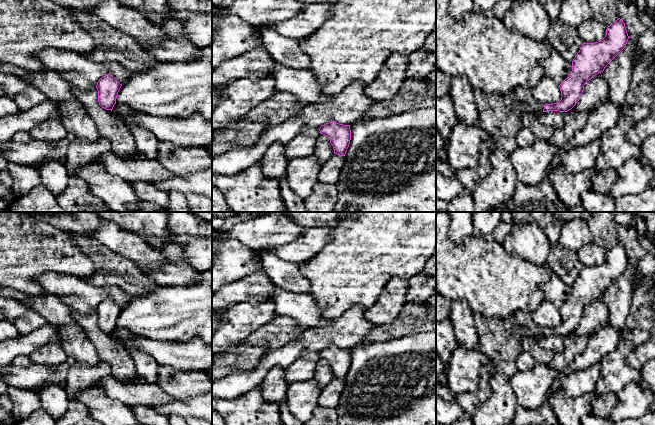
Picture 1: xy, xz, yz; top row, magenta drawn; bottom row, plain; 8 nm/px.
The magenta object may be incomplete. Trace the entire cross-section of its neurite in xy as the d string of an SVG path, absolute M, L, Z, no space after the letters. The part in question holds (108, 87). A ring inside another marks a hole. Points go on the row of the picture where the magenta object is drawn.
M107 74L100 78L96 85L99 105L106 110L112 111L116 104L116 98L121 86L122 84L111 74Z

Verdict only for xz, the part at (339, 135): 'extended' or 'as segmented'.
as segmented

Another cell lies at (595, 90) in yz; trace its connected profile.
M600 72L593 76L584 85L584 90L579 101L572 108L578 112L590 114L604 99L608 97L609 88L604 73Z

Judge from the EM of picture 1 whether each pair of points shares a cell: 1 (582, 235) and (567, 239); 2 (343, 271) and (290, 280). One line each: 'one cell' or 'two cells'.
1: one cell
2: two cells

